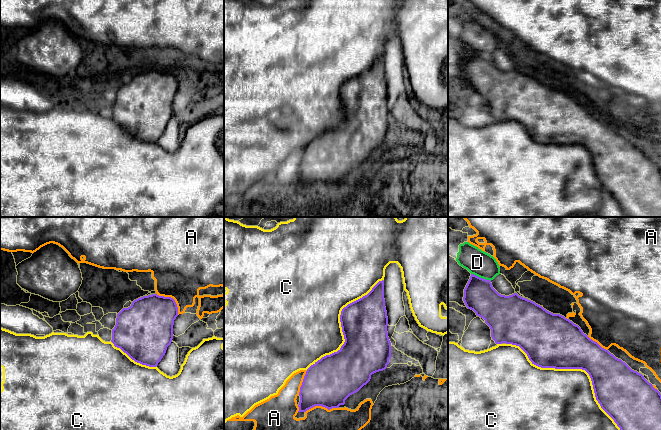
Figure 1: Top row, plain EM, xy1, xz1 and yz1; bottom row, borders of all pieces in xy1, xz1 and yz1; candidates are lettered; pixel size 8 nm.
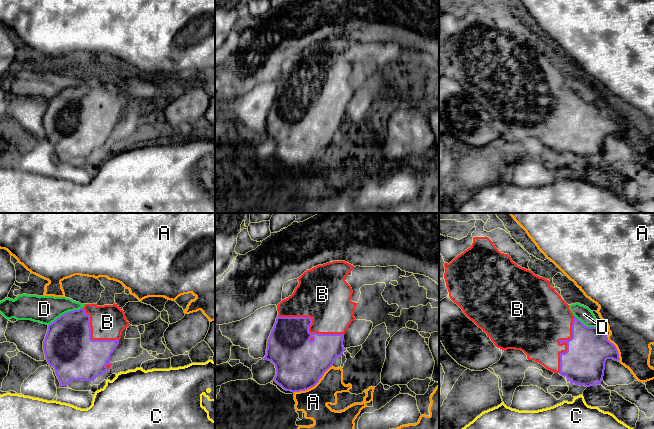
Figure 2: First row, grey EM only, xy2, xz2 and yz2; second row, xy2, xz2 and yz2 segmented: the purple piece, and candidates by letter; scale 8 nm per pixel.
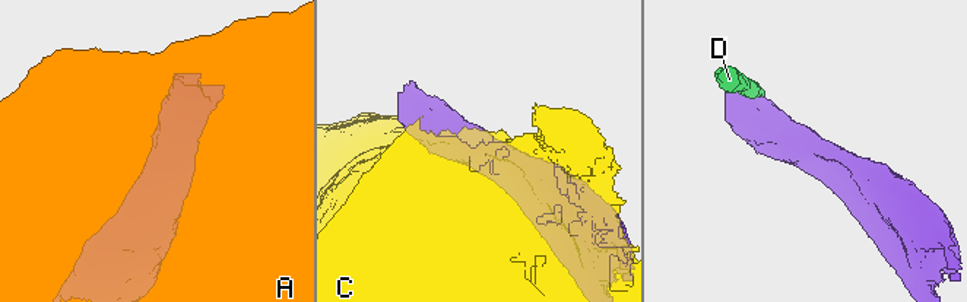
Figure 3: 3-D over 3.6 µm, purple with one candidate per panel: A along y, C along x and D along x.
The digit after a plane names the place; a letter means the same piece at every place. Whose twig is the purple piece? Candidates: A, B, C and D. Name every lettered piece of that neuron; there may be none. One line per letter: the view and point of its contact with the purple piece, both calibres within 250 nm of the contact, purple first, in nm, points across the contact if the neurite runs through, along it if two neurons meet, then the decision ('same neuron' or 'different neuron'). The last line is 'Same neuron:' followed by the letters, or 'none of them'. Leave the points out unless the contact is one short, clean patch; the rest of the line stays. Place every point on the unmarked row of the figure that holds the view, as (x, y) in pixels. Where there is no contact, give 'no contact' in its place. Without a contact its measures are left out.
A: xz2 (313, 162) | 400/220 nm | different neuron
B: xz2 (309, 101) | 360/380 nm | same neuron
C: yz1 (579, 144) | 400/440 nm | different neuron
D: xy2 (65, 89) | 380/220 nm | different neuron
Same neuron: B

